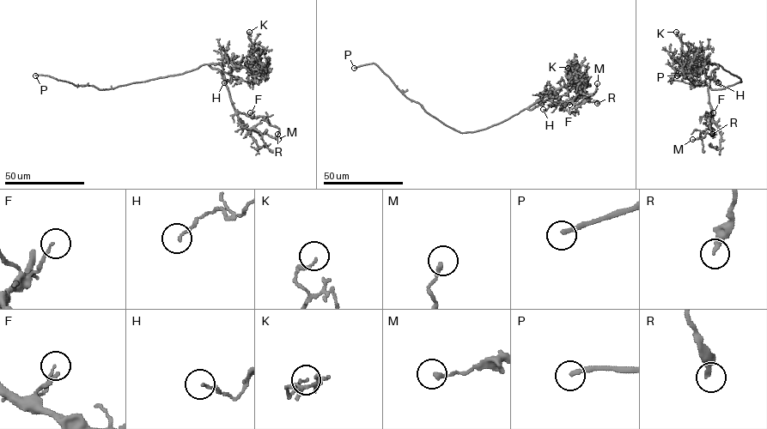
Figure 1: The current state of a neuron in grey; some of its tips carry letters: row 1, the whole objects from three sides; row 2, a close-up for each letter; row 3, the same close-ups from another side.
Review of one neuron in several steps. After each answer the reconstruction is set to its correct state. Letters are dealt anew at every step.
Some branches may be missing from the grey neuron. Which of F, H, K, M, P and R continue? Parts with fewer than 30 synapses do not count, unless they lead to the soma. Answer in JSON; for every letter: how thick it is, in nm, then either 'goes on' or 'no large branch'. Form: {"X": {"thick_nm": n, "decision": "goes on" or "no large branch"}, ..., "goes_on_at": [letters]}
{"F": {"thick_nm": 110, "decision": "no large branch"}, "H": {"thick_nm": 120, "decision": "no large branch"}, "K": {"thick_nm": 120, "decision": "no large branch"}, "M": {"thick_nm": 200, "decision": "no large branch"}, "P": {"thick_nm": 220, "decision": "goes on"}, "R": {"thick_nm": 300, "decision": "no large branch"}, "goes_on_at": ["P"]}

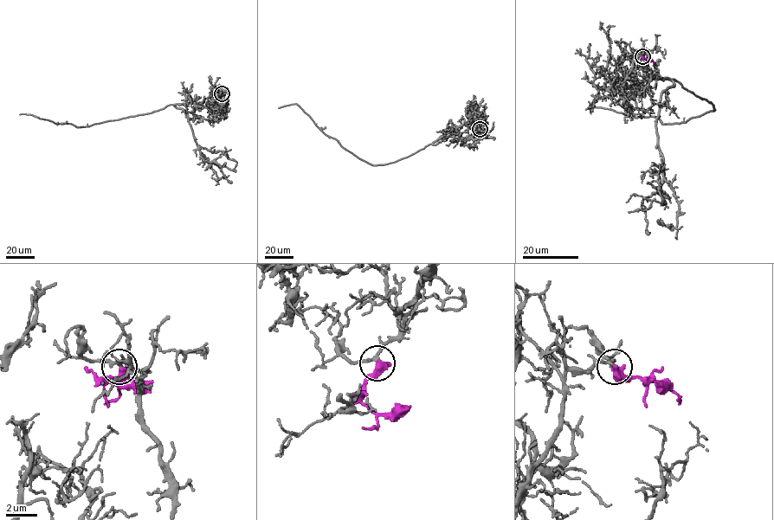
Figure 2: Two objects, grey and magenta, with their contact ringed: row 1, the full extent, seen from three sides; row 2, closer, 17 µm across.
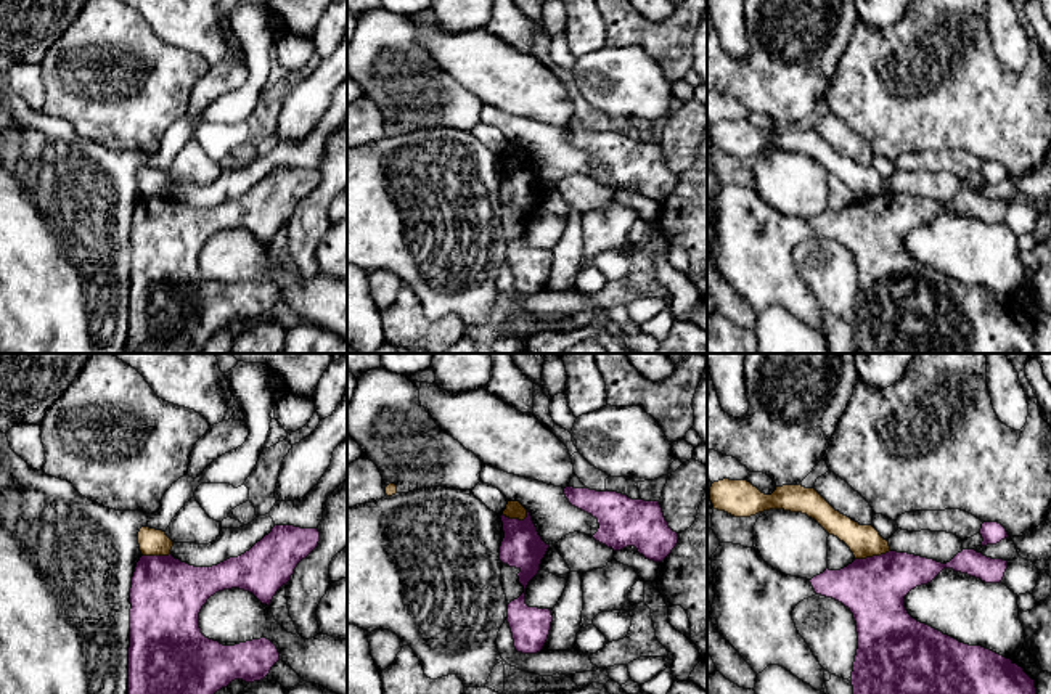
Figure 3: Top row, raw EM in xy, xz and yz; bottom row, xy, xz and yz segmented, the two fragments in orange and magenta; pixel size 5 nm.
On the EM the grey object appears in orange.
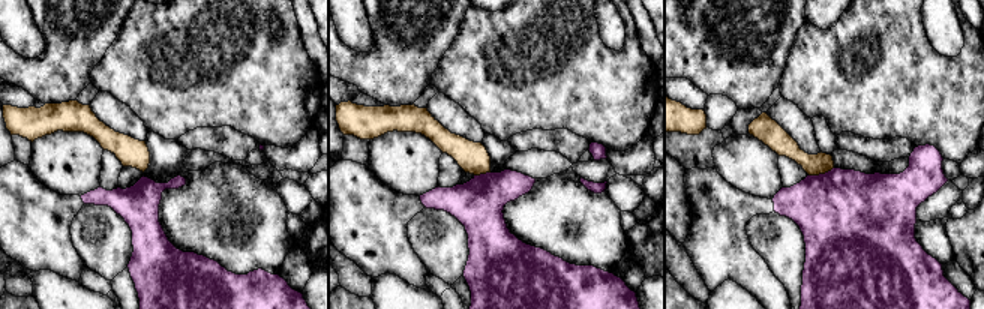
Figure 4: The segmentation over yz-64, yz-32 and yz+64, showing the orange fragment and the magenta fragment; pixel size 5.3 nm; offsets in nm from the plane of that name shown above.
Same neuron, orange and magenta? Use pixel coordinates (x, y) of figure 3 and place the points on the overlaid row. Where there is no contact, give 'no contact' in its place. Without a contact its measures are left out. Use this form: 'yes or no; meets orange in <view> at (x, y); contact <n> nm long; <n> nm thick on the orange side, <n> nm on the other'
no; meets orange in yz at (871, 556); contact 180 nm long; 160 nm thick on the orange side, 320 nm on the other

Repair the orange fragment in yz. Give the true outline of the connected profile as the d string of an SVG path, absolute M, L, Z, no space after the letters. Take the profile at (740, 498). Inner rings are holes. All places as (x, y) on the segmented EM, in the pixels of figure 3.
M723 479L710 487L714 509L734 517L750 517L770 509L802 512L815 519L829 535L844 541L855 559L881 556L890 551L873 525L860 525L836 511L815 488L799 485L776 487L771 495L762 493L747 480Z

